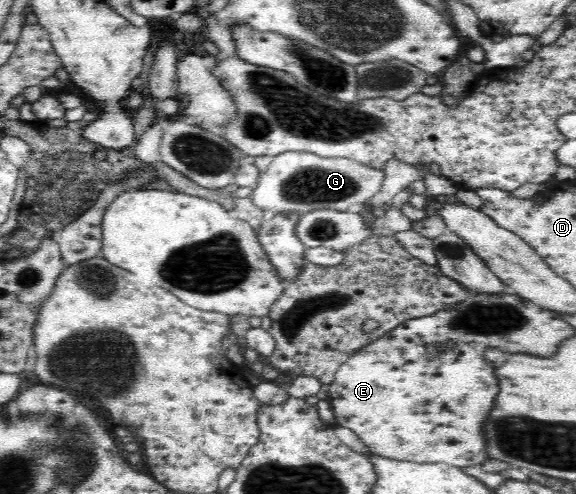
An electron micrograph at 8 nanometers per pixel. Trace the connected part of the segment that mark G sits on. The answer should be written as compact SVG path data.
M288 151L273 156L250 199L270 214L298 212L304 214L320 209L356 210L376 192L380 192L383 171L347 158L326 158L312 152Z

